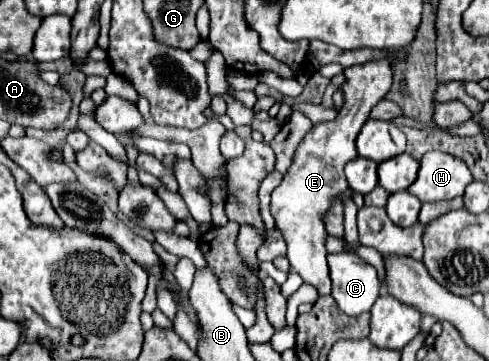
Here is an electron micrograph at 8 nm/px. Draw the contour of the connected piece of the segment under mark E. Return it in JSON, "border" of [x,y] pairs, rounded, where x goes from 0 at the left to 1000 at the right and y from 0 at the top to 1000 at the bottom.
{"border":[[[789,163],[757,169],[703,191],[703,208],[703,291],[691,307],[691,324],[675,341],[650,341],[634,357],[634,368],[613,396],[601,452],[581,485],[573,518],[560,524],[552,568],[556,596],[564,601],[564,623],[581,645],[581,662],[589,673],[585,712],[597,745],[622,773],[622,784],[642,789],[654,817],[675,817],[679,806],[667,729],[667,634],[658,618],[658,596],[675,579],[679,551],[712,524],[703,457],[732,435],[728,380],[757,324],[757,302],[773,280],[781,280],[802,241],[802,180]]]}

